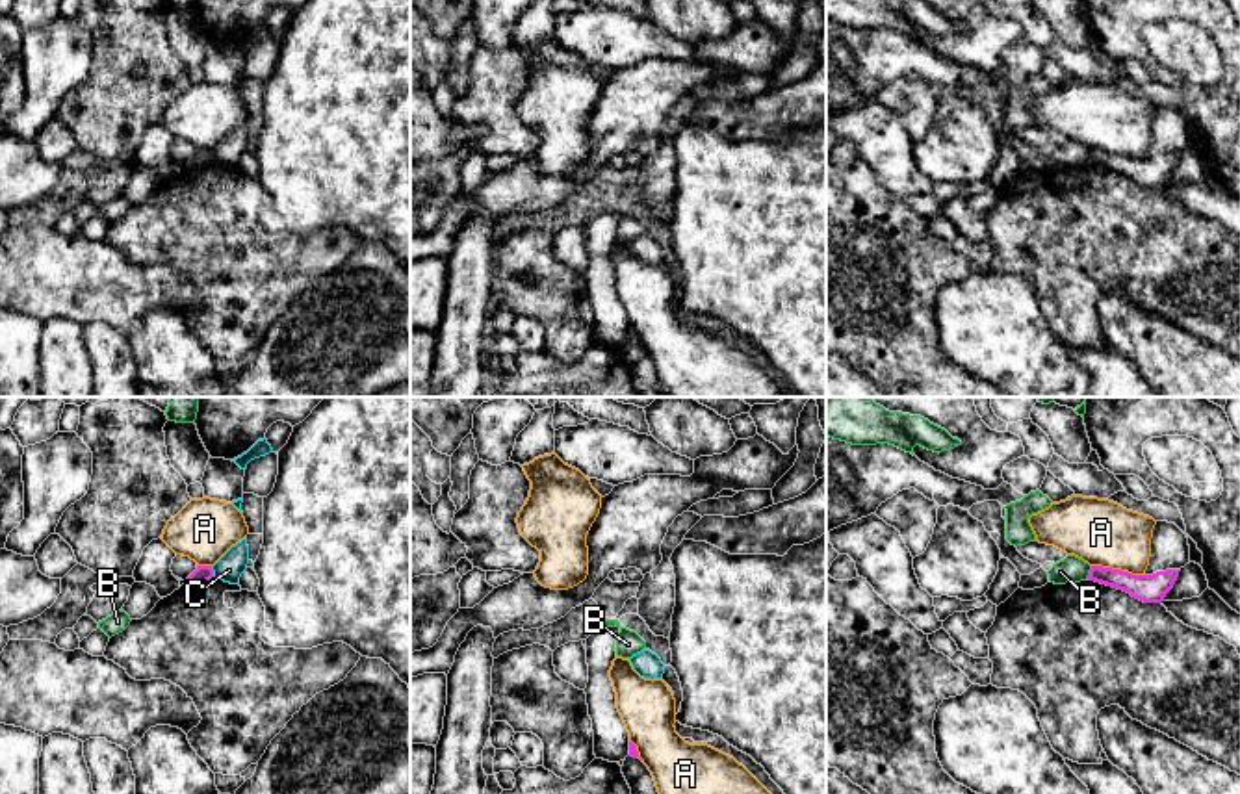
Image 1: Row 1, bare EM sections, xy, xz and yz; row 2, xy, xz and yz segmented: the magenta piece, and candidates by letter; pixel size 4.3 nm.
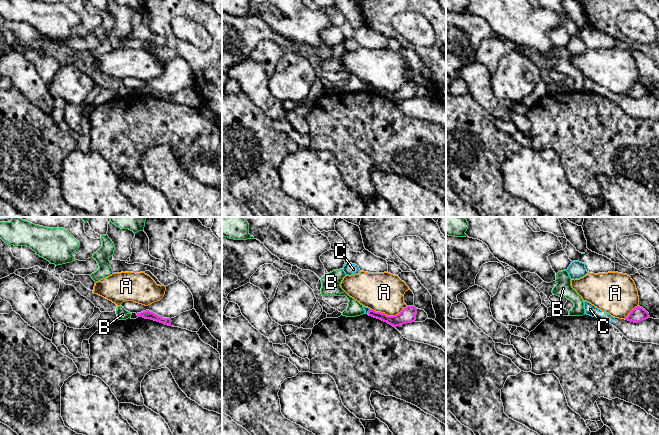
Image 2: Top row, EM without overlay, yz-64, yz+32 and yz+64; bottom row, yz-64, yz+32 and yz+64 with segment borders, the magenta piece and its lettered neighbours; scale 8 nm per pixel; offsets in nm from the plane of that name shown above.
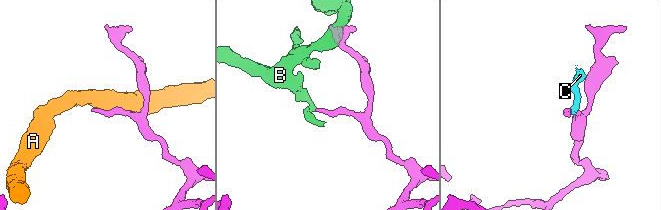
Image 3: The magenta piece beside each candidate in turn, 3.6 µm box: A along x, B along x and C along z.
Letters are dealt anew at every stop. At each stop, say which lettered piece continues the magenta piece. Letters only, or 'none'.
none

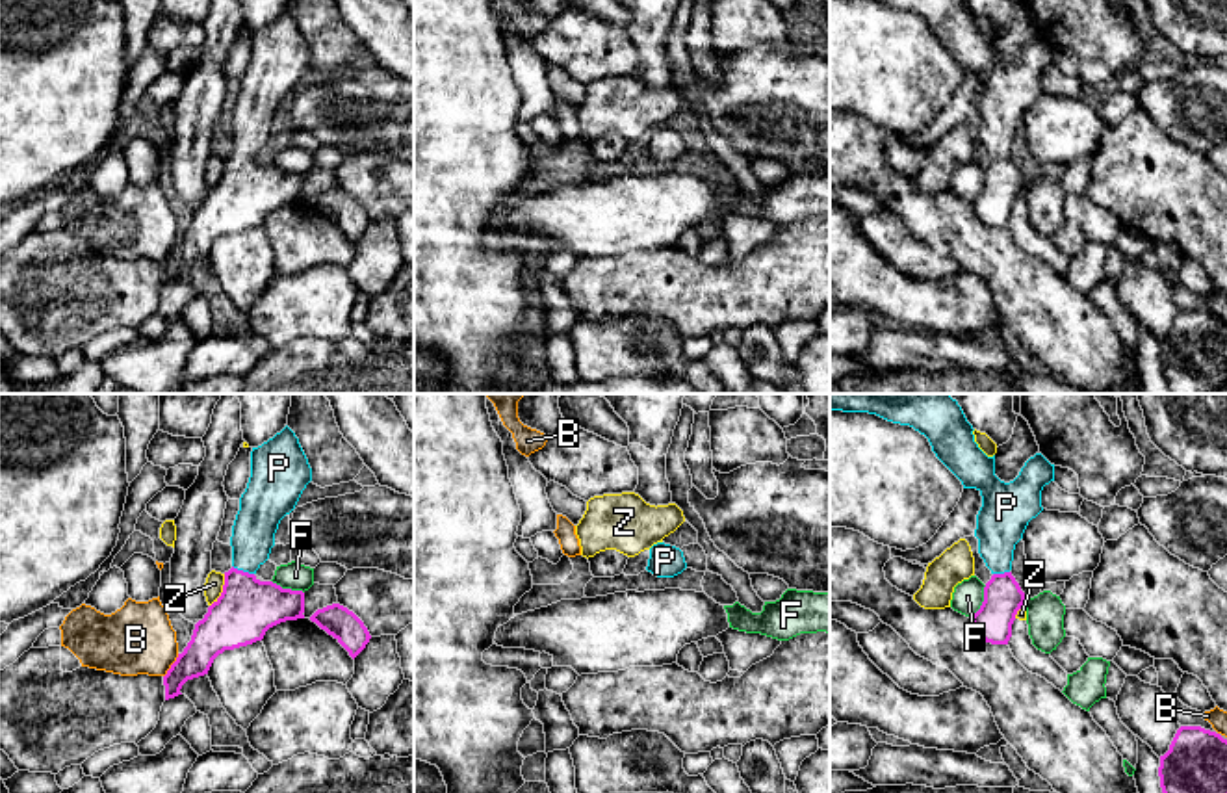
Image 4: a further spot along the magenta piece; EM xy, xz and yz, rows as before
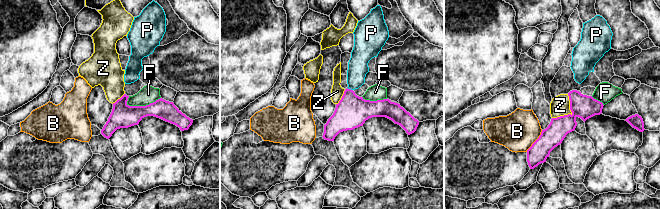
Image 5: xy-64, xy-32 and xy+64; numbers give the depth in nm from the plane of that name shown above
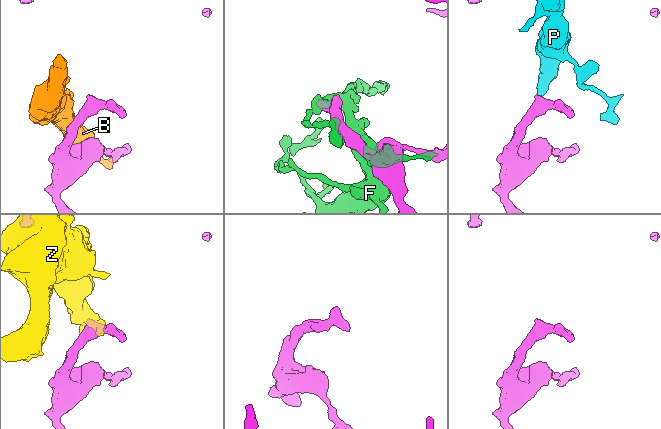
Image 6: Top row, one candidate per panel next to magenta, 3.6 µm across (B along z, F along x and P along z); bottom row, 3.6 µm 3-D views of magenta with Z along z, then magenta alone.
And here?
P

